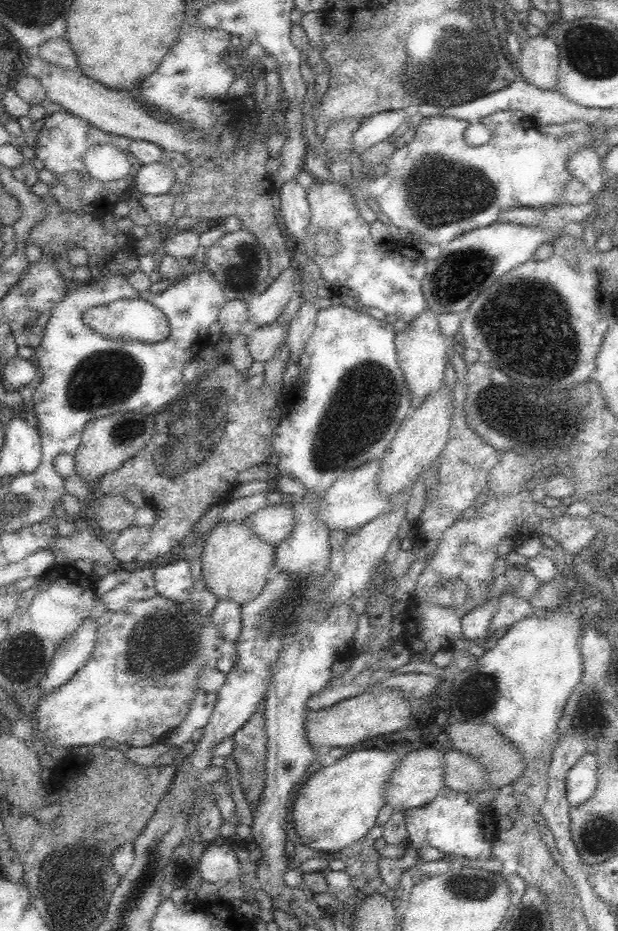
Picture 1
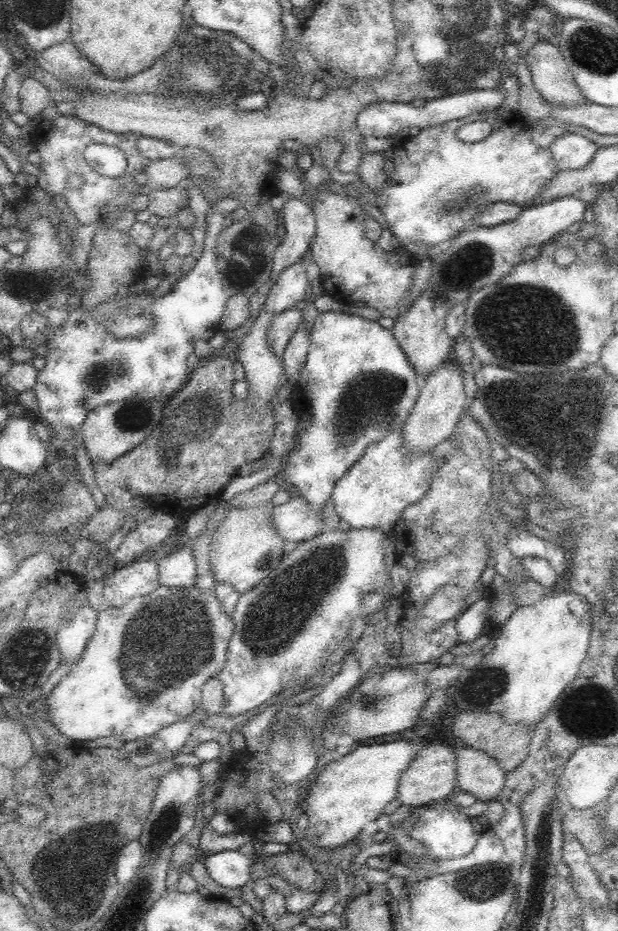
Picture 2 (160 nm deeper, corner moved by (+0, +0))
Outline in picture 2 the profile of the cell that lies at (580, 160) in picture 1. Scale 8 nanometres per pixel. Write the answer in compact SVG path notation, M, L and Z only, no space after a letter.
M569 131L550 144L552 159L558 170L576 170L588 164L599 147L594 142L590 142L588 138Z

